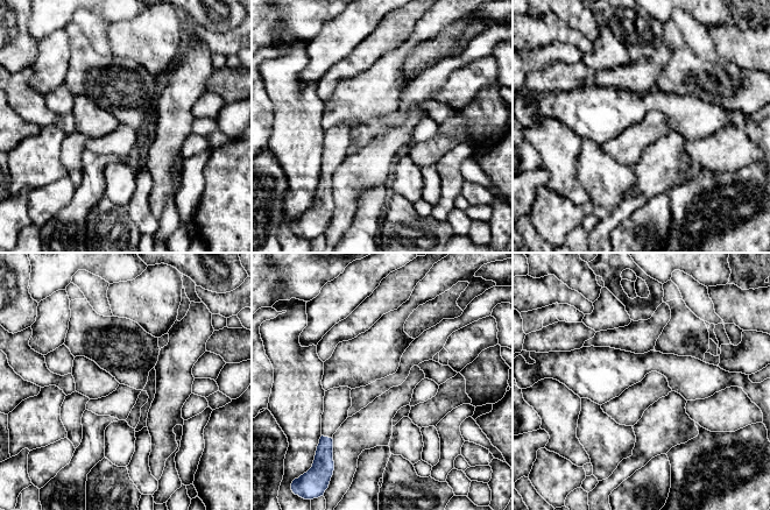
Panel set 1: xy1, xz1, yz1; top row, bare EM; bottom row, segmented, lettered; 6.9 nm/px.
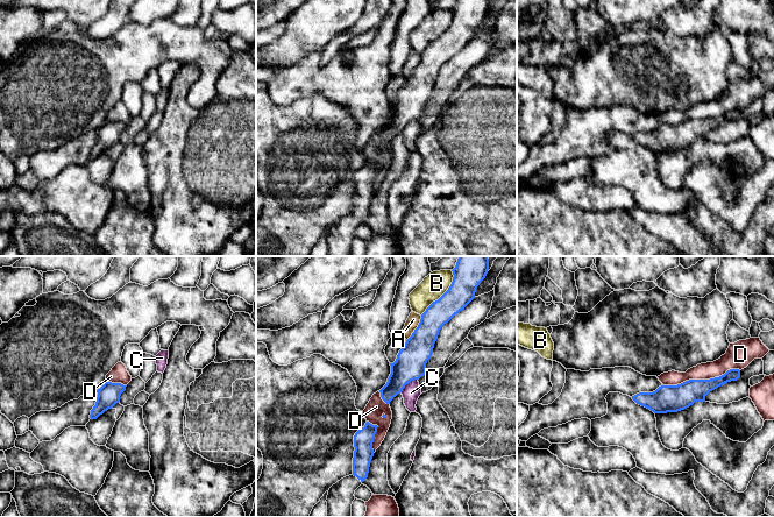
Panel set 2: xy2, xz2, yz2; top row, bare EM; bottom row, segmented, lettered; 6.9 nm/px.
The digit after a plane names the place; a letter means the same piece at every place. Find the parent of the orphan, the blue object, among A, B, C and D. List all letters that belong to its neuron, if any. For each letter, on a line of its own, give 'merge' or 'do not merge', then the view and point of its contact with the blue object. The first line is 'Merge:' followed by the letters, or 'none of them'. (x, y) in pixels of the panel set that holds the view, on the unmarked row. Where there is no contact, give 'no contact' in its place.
Merge: none of them
A: do not merge | xz2 (416, 68)
B: do not merge | xz2 (444, 33)
C: do not merge | xz2 (407, 122)
D: do not merge | yz2 (701, 119)

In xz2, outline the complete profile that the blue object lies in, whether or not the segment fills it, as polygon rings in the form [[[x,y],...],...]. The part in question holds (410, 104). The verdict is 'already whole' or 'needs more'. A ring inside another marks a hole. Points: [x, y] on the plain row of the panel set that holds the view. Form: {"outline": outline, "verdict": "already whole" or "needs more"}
{"outline": [[[457,0],[448,29],[421,54],[420,62],[399,90],[391,105],[386,123],[379,129],[382,139],[390,141],[411,120],[426,113],[426,102],[432,95],[441,66],[475,37],[480,22],[489,9],[489,0]]], "verdict": "already whole"}

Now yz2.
{"outline": [[[730,108],[724,114],[710,119],[689,119],[677,125],[661,125],[653,132],[639,132],[632,135],[632,139],[654,153],[677,151],[695,141],[705,141],[710,130],[739,116],[739,108]]], "verdict": "already whole"}

